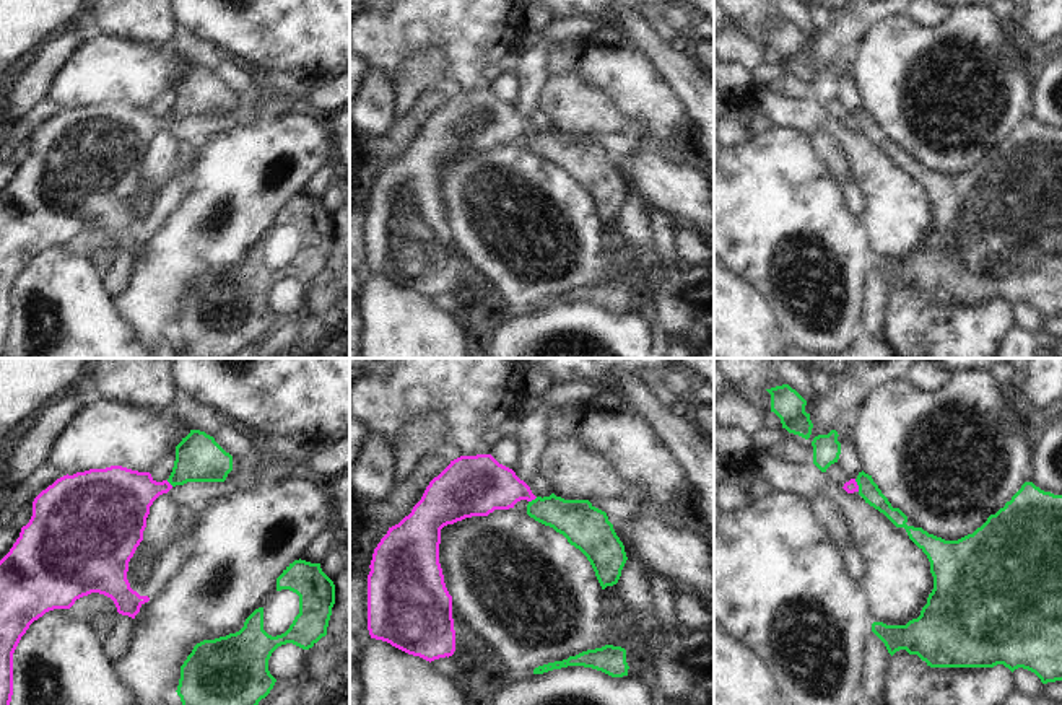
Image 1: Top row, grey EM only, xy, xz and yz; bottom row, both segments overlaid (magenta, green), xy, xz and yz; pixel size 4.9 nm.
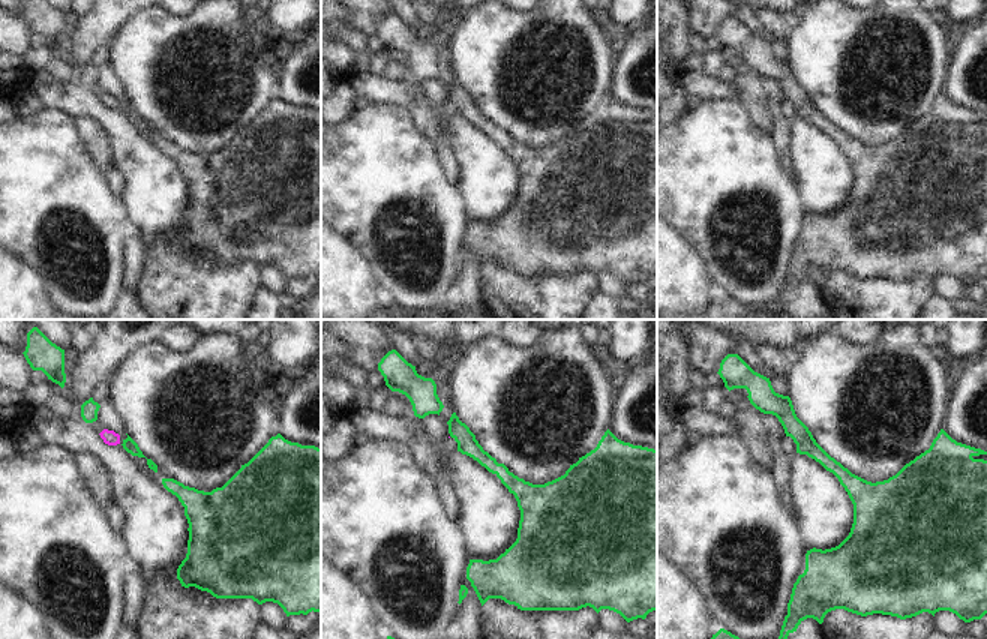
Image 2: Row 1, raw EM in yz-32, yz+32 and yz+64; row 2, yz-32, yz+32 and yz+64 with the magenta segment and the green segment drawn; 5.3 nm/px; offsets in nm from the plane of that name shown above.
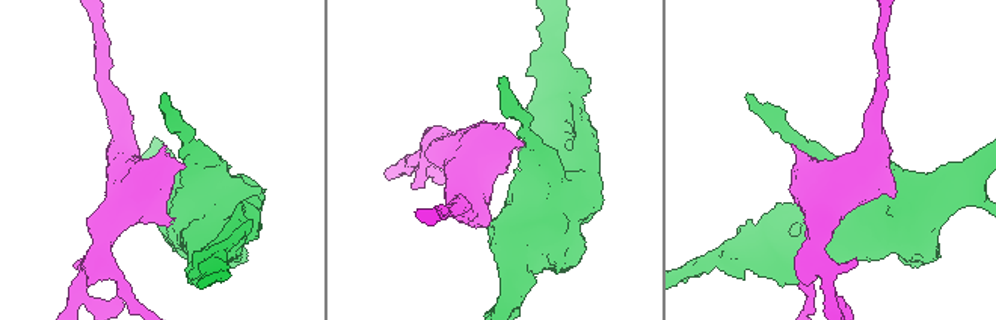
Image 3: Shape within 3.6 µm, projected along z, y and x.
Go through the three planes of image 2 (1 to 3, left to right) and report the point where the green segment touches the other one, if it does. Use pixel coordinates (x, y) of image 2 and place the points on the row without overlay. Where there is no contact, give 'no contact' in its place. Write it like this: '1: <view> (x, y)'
1: no contact
2: no contact
3: no contact

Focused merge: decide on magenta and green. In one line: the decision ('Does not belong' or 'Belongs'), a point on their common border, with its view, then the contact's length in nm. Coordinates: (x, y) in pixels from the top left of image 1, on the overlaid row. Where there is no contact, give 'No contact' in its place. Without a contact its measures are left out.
Does not belong. Touches magenta at yz (857, 486). Shared border 70 nm

